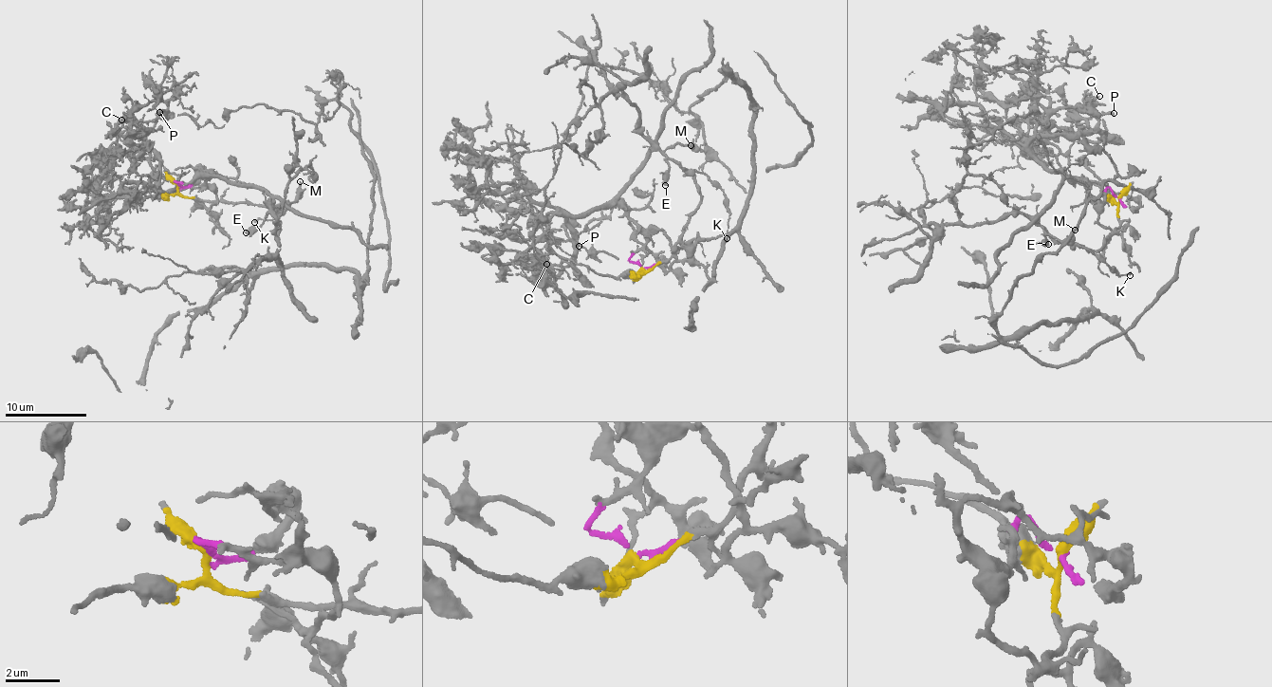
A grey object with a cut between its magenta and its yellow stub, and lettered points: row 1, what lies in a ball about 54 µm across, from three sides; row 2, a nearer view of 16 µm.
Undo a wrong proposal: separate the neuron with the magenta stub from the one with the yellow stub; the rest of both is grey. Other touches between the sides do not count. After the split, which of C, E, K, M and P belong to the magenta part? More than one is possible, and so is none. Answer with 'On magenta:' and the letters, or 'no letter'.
On magenta: C, P

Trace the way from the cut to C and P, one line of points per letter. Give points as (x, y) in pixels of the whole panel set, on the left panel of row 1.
C: (178, 186), (176, 182), (200, 187), (208, 175), (165, 192), (147, 159), (145, 134), (120, 120)
P: (178, 186), (176, 182), (200, 187), (208, 175), (165, 192), (158, 187), (144, 131), (155, 126), (160, 111)

